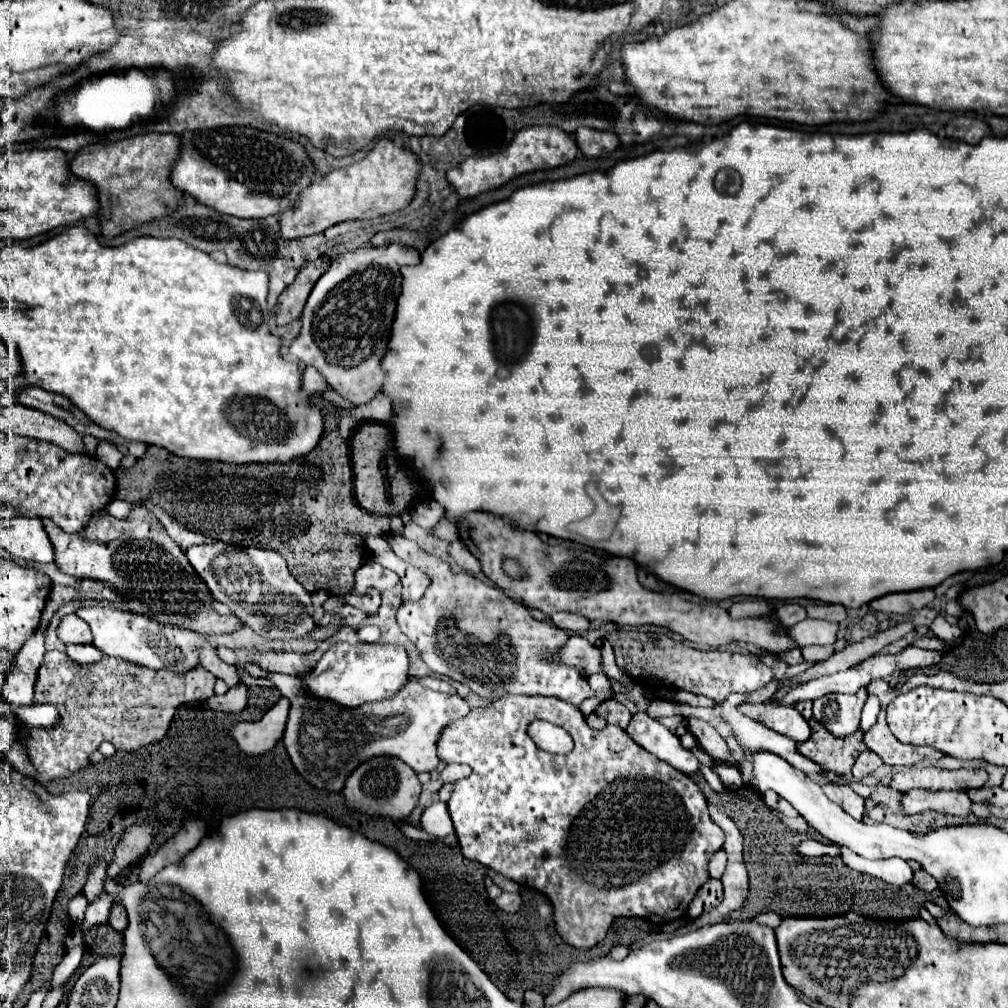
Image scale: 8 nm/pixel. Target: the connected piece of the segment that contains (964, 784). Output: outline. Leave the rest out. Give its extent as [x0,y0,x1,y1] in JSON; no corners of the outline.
[890,767,988,793]

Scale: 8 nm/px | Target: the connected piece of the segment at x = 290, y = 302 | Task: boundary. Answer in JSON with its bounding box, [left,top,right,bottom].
[276,257,328,325]

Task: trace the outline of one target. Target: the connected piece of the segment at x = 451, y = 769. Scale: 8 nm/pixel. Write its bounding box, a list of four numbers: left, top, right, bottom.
[440,765,470,783]

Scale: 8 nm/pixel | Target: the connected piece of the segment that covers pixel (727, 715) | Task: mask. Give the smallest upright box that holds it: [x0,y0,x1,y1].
[720,693,822,784]

